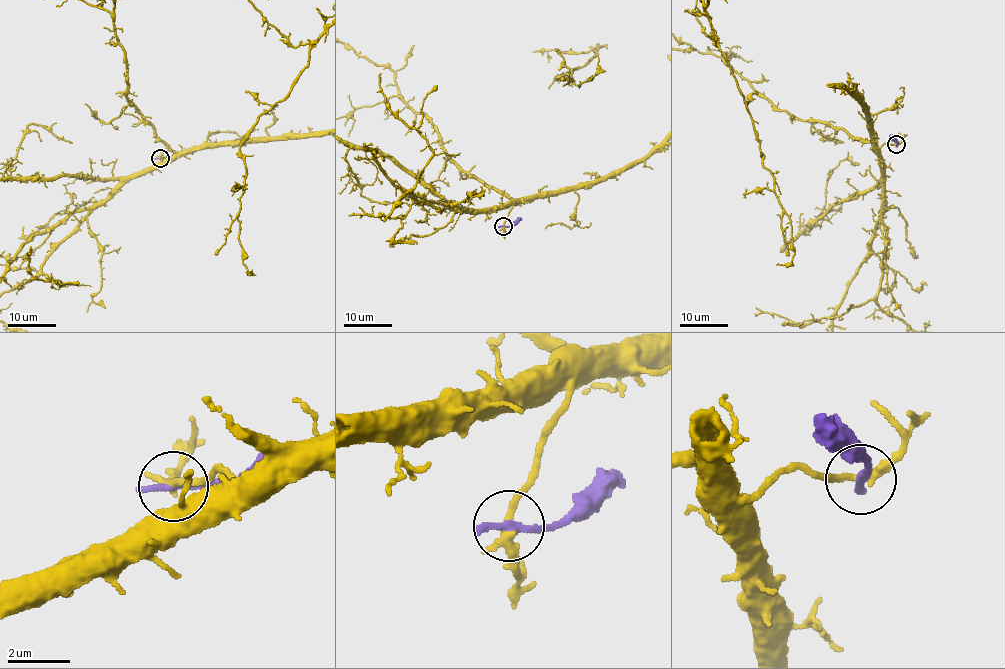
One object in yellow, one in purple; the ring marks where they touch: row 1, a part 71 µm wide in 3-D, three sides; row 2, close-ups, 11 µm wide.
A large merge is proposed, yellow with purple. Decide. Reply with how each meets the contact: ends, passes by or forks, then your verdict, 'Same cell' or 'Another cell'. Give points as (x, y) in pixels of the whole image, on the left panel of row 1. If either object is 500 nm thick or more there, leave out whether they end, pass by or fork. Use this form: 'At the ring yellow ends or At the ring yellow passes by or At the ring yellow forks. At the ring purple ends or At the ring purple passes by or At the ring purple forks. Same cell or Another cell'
At the ring yellow passes by. At the ring purple ends. Another cell

